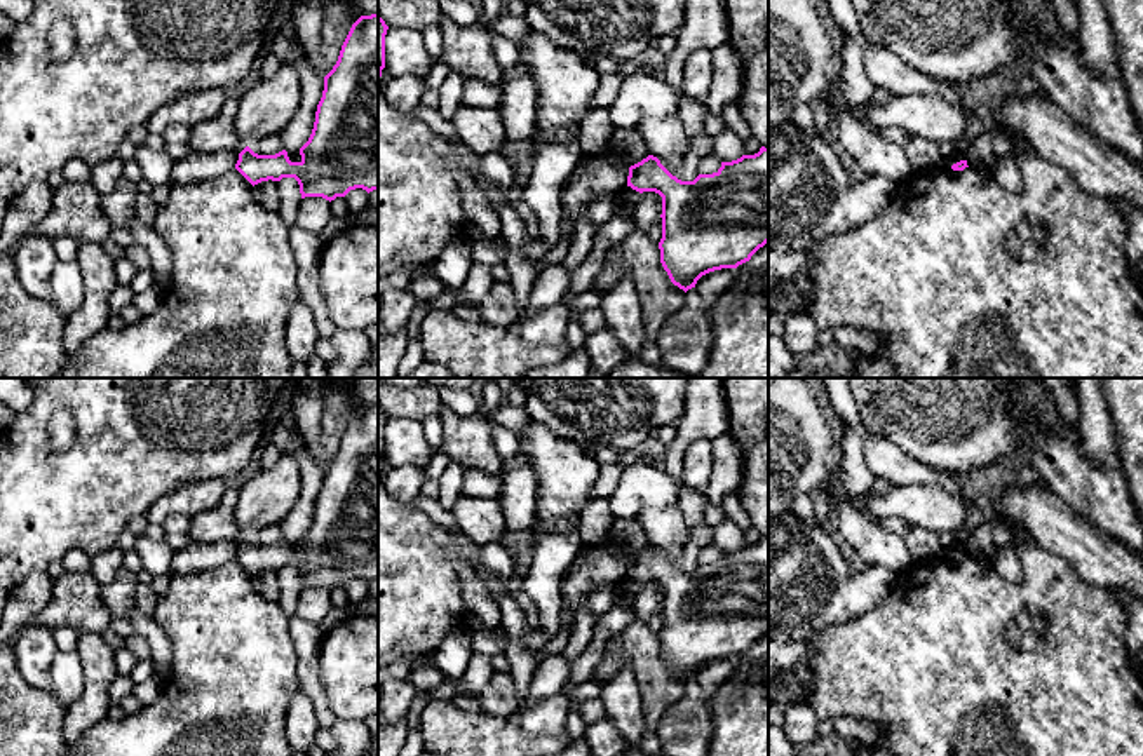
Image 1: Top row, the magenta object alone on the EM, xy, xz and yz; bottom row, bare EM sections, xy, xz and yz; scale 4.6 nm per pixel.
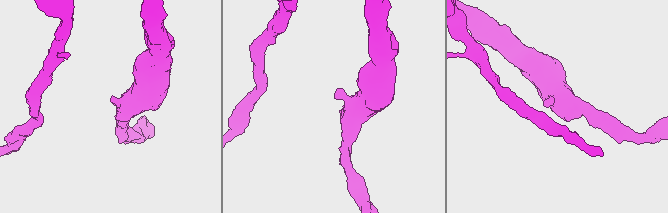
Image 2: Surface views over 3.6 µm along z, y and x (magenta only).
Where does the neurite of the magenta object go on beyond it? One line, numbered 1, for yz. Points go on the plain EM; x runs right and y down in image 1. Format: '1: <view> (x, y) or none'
1: none

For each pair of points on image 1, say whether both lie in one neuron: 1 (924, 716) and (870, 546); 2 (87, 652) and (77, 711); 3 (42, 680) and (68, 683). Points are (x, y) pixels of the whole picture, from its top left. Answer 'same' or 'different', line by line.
1: different
2: same
3: different

